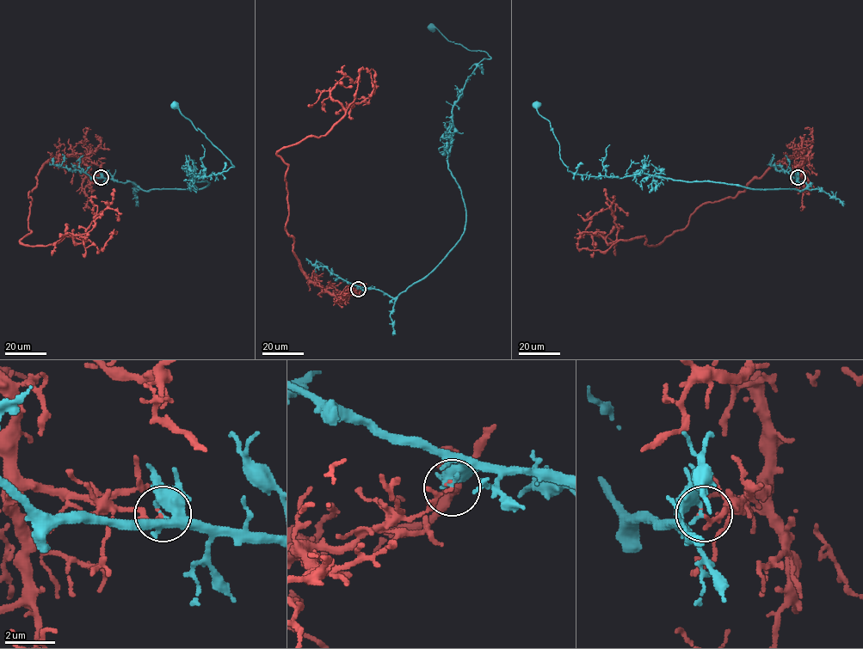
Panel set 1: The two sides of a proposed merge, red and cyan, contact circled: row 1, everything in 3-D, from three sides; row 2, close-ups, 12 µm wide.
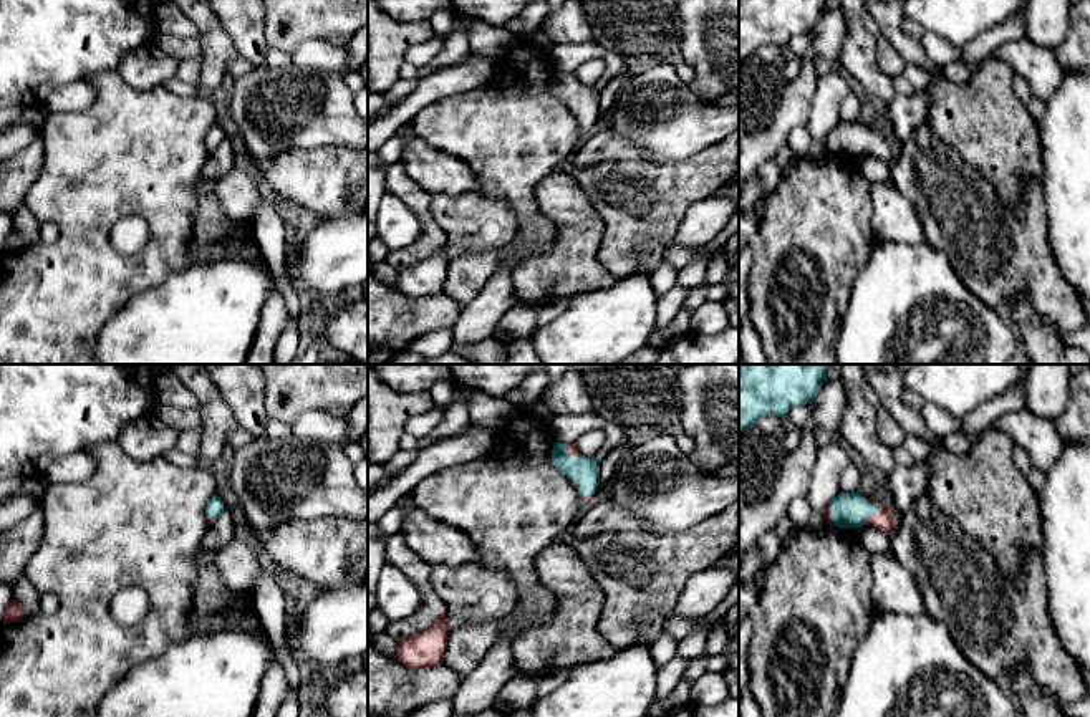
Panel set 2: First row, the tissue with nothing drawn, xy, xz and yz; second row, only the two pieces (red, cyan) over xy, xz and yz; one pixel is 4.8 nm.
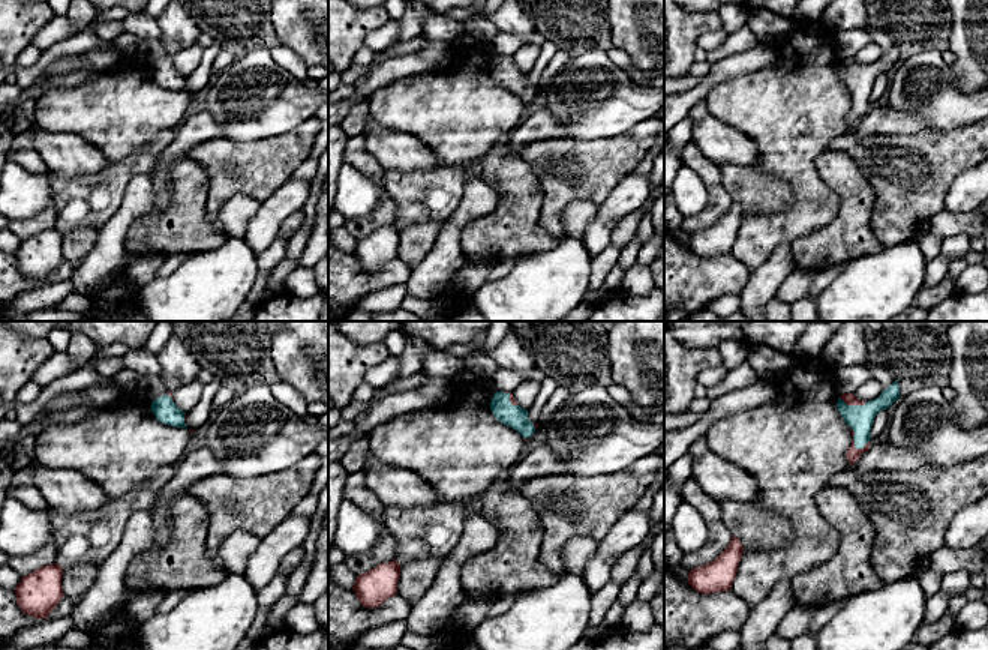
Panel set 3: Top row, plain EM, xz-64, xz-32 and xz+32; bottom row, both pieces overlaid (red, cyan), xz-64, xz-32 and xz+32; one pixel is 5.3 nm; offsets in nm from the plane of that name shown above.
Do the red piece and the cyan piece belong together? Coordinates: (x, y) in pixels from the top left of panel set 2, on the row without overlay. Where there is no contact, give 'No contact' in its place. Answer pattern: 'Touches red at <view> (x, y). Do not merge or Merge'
Touches red at yz (875, 143). Do not merge

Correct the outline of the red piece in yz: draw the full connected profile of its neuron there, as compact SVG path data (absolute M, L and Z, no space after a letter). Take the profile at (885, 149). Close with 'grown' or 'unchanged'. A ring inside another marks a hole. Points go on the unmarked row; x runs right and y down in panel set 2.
M881 134L881 139L878 142L875 142L873 146L870 146L865 154L873 154L876 157L880 157L881 161L885 161L886 164L891 164L896 157L896 147L893 144L893 141L888 137L888 134Z; unchanged

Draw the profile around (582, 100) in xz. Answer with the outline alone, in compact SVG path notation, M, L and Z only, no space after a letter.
M555 71L552 78L552 93L576 114L581 126L593 126L600 116L600 88L570 86L568 73Z

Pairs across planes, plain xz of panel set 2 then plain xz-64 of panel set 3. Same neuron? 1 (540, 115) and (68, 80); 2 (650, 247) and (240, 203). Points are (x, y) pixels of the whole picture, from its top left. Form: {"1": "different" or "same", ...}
{"1": "different", "2": "same"}

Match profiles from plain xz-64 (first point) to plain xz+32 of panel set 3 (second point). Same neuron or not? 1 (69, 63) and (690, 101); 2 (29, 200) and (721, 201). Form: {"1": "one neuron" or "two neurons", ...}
{"1": "one neuron", "2": "two neurons"}

